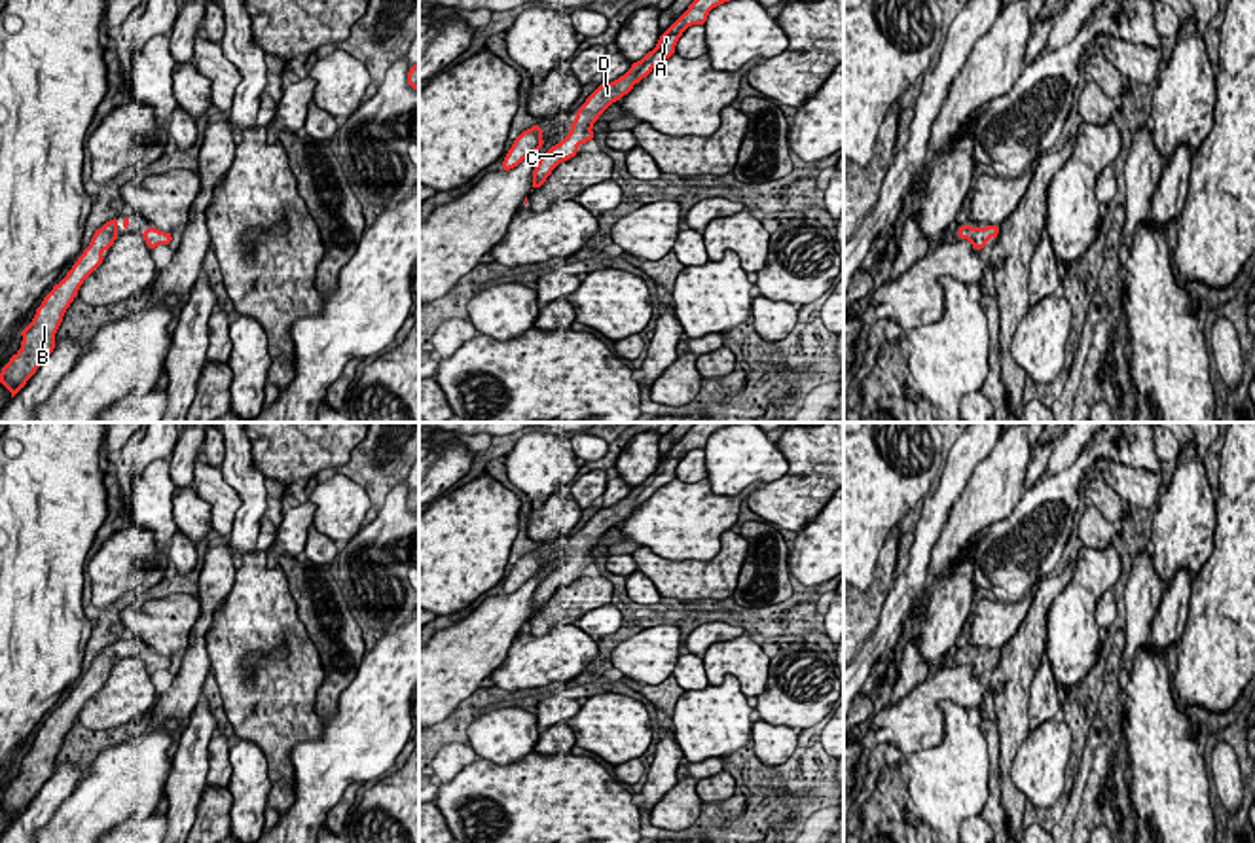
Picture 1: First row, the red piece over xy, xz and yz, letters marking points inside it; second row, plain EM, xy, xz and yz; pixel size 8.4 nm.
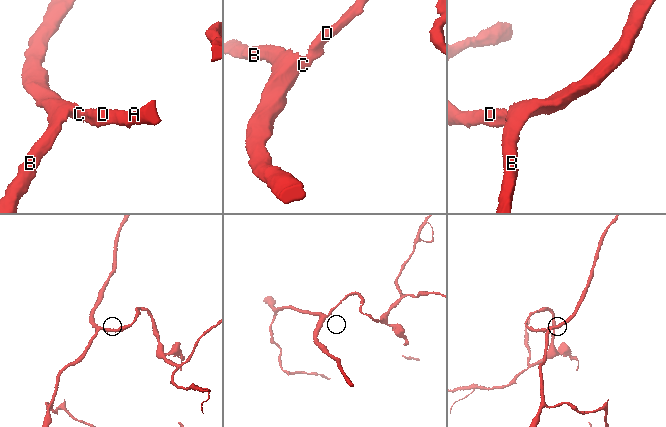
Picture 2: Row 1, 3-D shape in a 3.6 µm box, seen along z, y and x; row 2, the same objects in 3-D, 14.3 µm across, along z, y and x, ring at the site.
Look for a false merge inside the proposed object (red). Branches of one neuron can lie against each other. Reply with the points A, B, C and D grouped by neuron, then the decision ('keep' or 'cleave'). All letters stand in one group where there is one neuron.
groups A B C D; keep

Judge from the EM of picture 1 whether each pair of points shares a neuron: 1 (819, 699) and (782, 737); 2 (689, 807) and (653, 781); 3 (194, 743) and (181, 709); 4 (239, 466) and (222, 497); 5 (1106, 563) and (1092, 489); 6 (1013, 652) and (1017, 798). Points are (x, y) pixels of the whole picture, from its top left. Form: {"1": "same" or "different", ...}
{"1": "same", "2": "same", "3": "different", "4": "different", "5": "different", "6": "same"}

